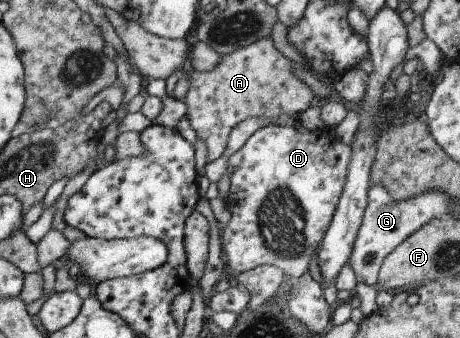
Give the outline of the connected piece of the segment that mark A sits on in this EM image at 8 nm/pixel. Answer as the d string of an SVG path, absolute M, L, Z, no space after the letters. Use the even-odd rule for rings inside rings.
M268 39L254 41L245 48L222 56L220 63L208 71L194 71L190 76L190 87L182 102L186 104L186 115L190 126L196 132L196 136L206 142L206 163L212 163L221 157L226 148L230 130L239 122L250 116L274 116L277 114L289 114L298 124L299 115L310 104L317 100L310 89L295 76L297 68L292 61L287 60L273 48L273 42Z

